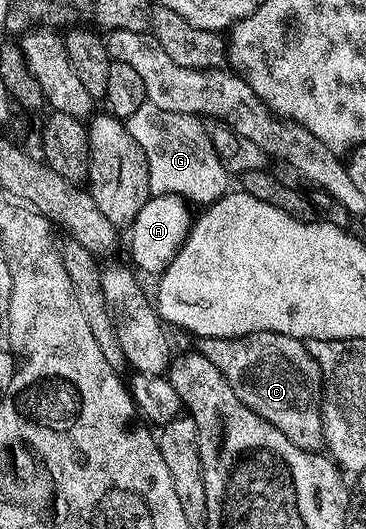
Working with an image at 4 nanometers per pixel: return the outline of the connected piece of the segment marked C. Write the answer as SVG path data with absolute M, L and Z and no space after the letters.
M253 332L240 338L195 338L193 344L197 353L229 380L229 388L245 408L273 424L297 448L312 452L324 449L319 414L323 377L300 339L277 332Z

